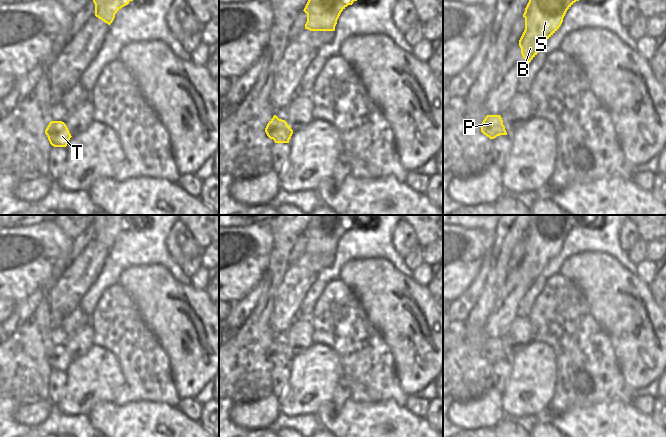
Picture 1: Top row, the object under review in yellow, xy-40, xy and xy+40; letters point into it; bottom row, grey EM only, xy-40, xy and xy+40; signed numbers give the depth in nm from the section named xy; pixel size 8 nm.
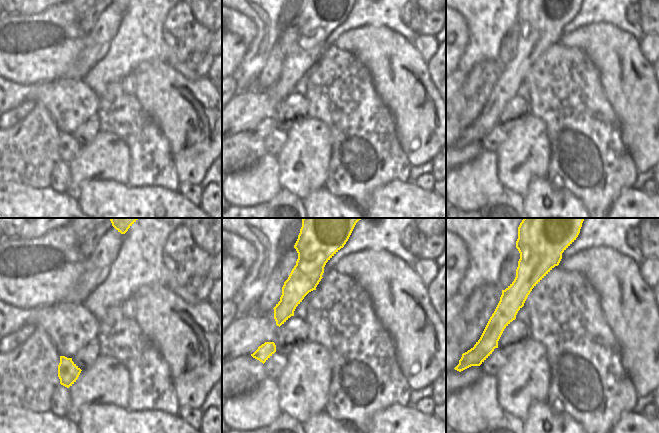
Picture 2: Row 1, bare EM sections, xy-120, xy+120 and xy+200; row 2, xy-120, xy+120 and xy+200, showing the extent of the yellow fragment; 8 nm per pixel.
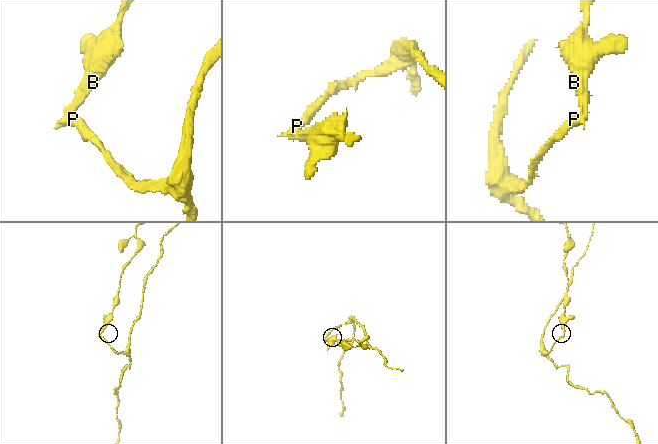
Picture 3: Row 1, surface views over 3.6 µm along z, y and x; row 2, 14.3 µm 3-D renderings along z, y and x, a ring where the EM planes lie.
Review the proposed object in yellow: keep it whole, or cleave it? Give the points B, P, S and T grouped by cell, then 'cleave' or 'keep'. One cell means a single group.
B P S / T; cleave

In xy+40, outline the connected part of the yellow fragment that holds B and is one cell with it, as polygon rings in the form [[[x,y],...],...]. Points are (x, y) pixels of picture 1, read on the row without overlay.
[[[531,215],[525,232],[525,254],[519,264],[521,278],[528,287],[559,253],[567,234],[584,215]]]

